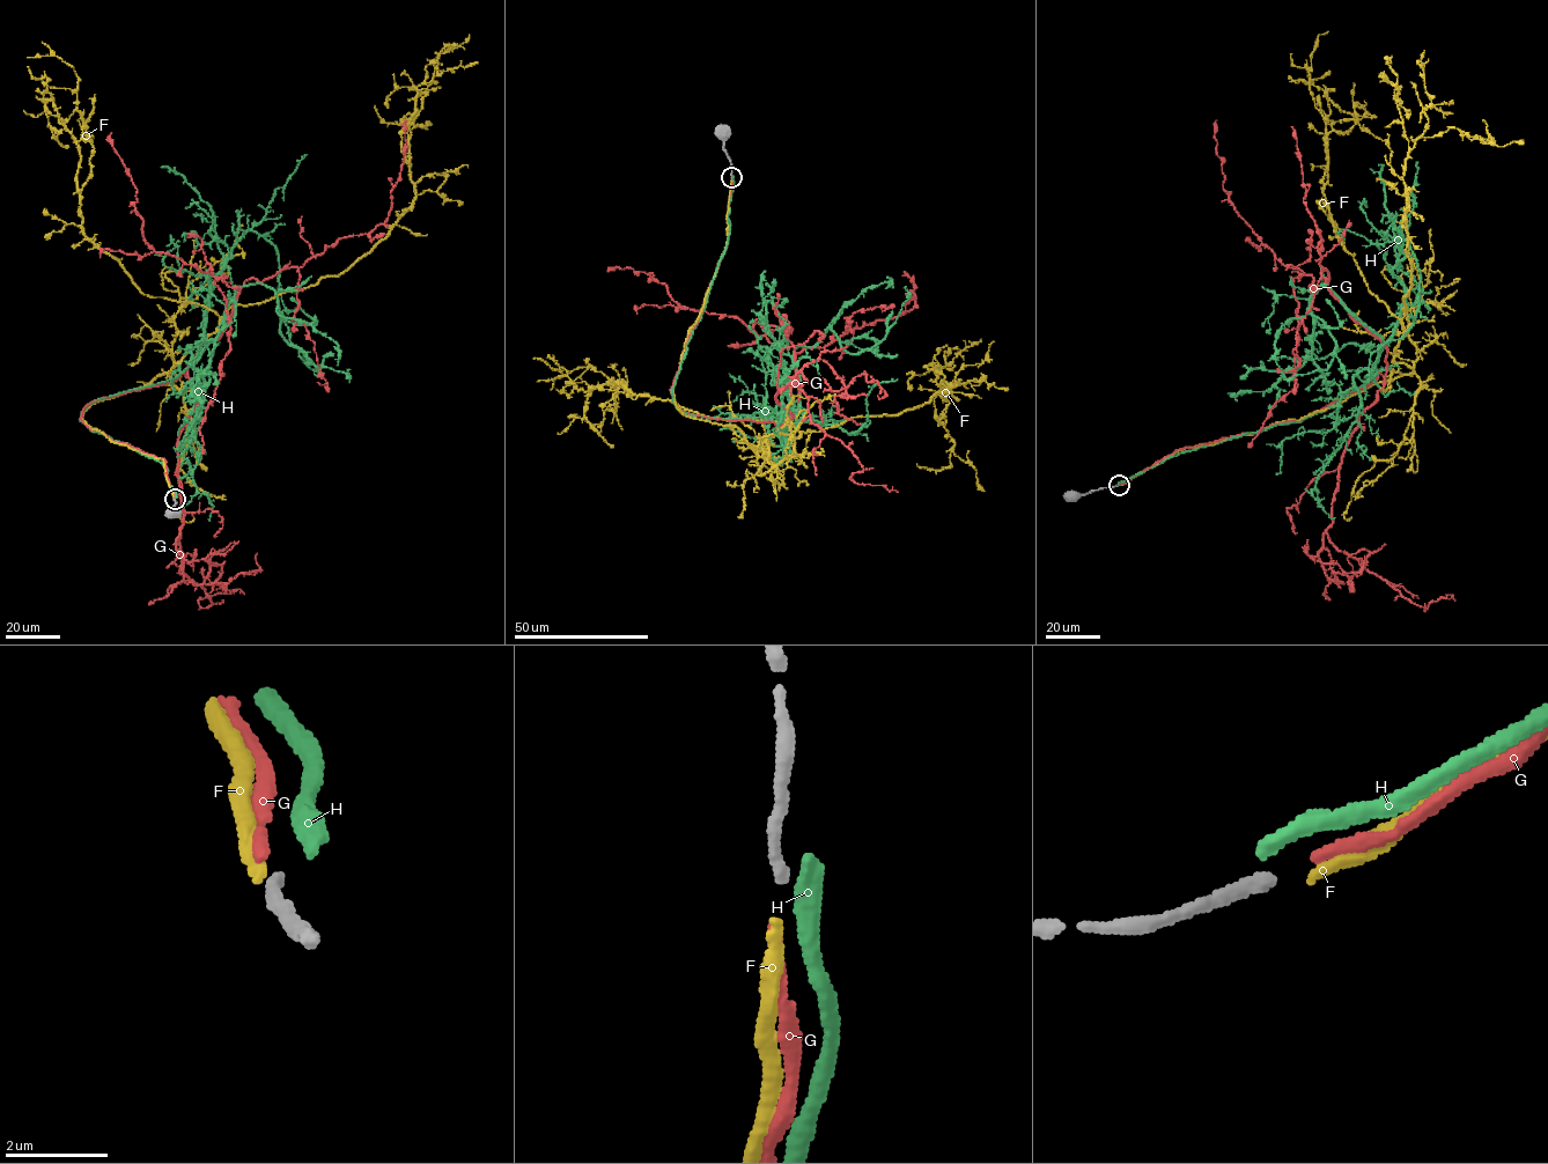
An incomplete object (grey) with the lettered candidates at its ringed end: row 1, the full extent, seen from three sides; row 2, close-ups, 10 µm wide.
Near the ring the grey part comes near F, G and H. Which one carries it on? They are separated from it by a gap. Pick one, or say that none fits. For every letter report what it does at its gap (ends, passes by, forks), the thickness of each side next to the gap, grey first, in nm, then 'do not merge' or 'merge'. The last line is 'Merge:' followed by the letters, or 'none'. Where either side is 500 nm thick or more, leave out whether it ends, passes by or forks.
F: it ends | 260/240 nm | do not merge
G: it ends | 260/240 nm | merge
H: it ends | 260/400 nm | do not merge
Merge: G

